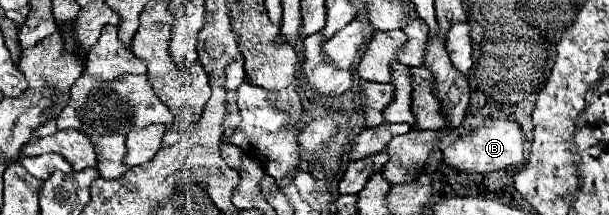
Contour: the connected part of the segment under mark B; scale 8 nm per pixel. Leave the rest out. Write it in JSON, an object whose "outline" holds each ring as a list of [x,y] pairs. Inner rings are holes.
{"outline":[[[496,119],[490,125],[474,129],[468,137],[456,139],[444,151],[444,161],[454,169],[472,171],[472,173],[490,173],[490,171],[498,171],[498,169],[522,169],[526,165],[522,143],[524,143],[522,131],[520,131],[520,125],[516,125],[516,121]],[[518,157],[522,157],[522,165],[520,167],[510,167],[512,161],[514,163],[518,161]]]}

